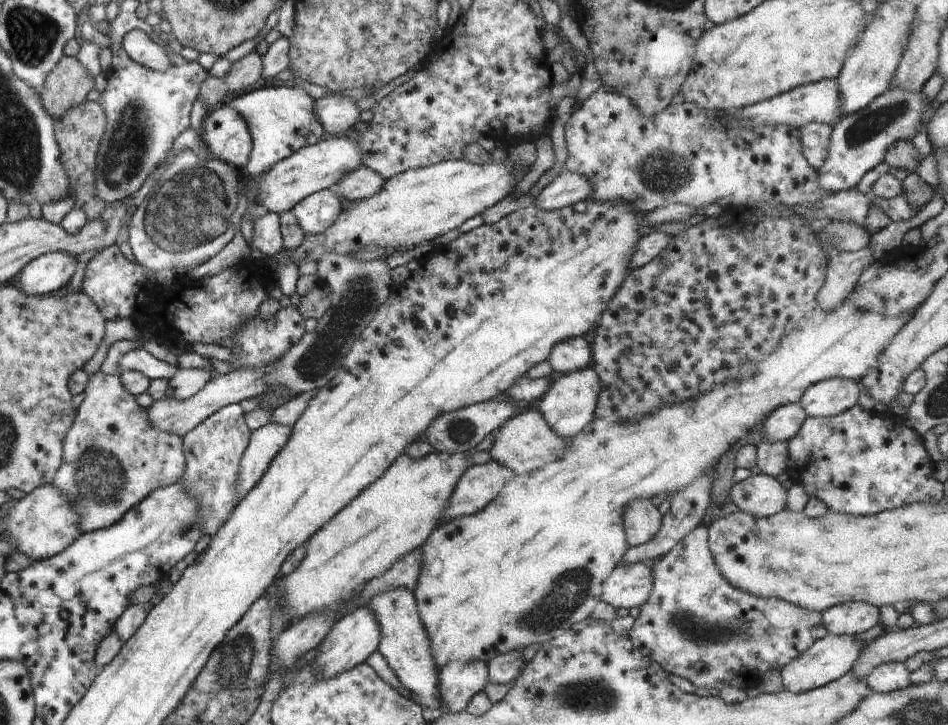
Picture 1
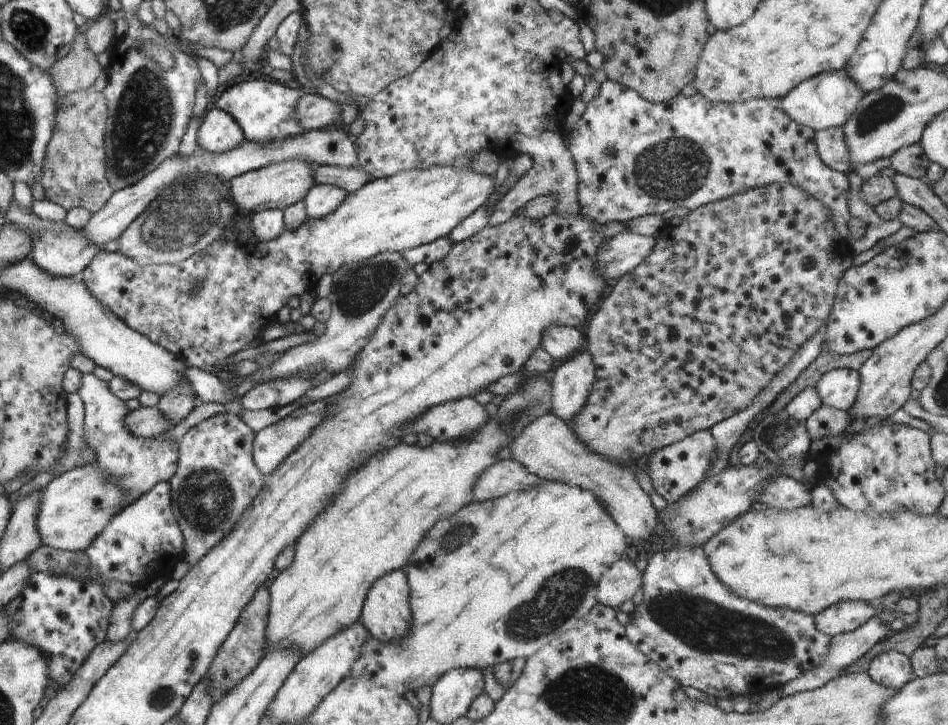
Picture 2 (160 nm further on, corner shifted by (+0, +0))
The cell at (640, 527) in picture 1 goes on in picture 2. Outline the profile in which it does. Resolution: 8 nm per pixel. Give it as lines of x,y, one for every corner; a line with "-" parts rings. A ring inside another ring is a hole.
549,412
529,422
521,434
514,436
508,447
512,450
513,460
541,480
578,486
585,492
596,494
604,508
609,510
618,528
626,537
631,538
632,542
649,539
654,534
654,528
658,524
658,512
649,495
639,486
634,474
596,452
587,450
572,426
552,413

